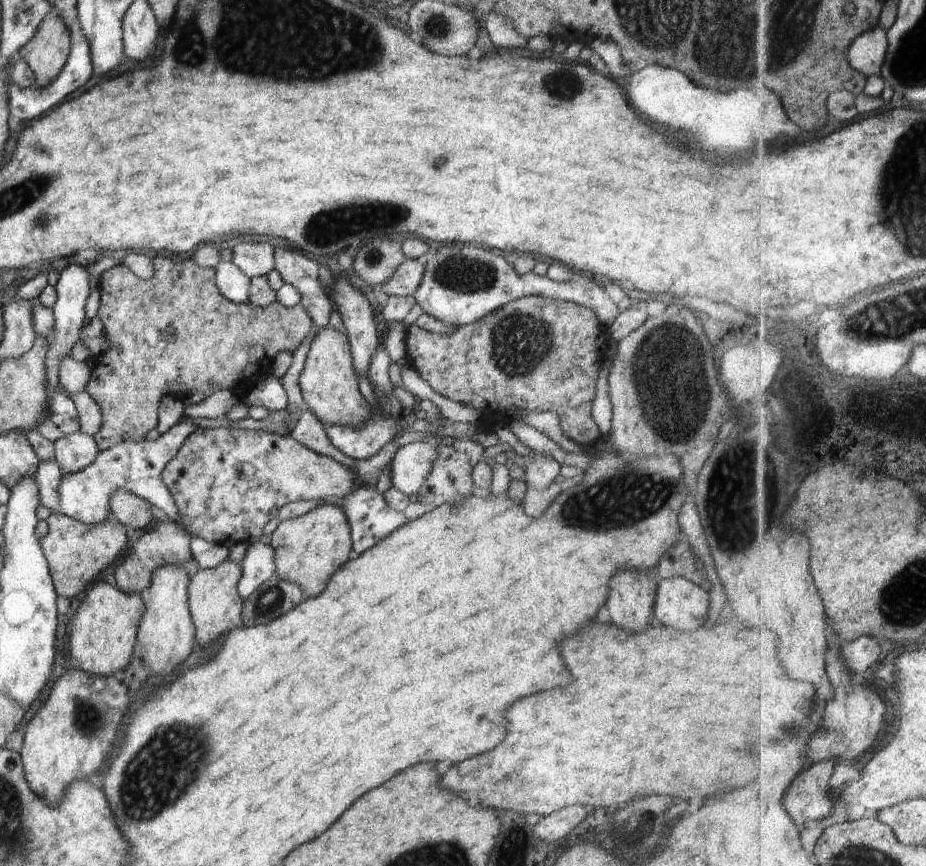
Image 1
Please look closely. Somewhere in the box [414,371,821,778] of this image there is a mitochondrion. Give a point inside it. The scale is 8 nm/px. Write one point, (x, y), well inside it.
(736, 500)

